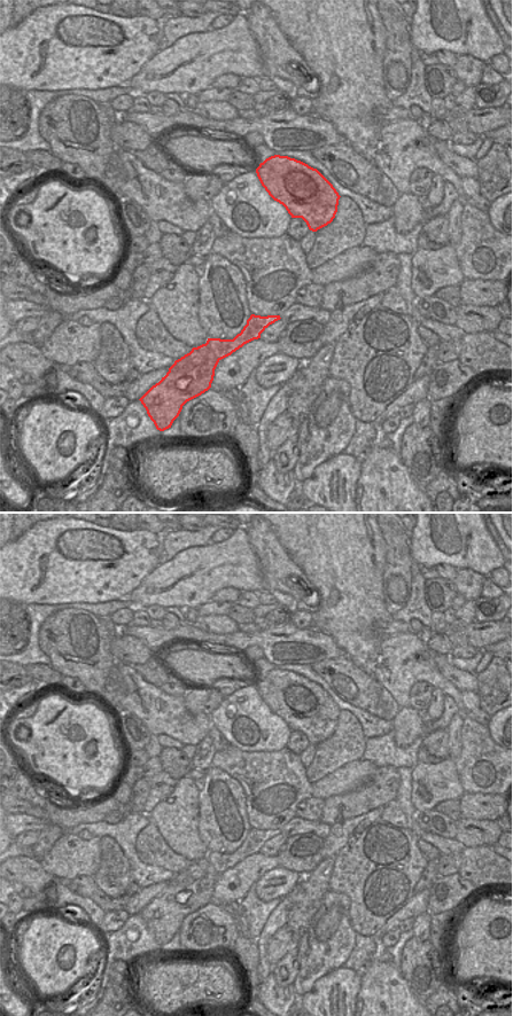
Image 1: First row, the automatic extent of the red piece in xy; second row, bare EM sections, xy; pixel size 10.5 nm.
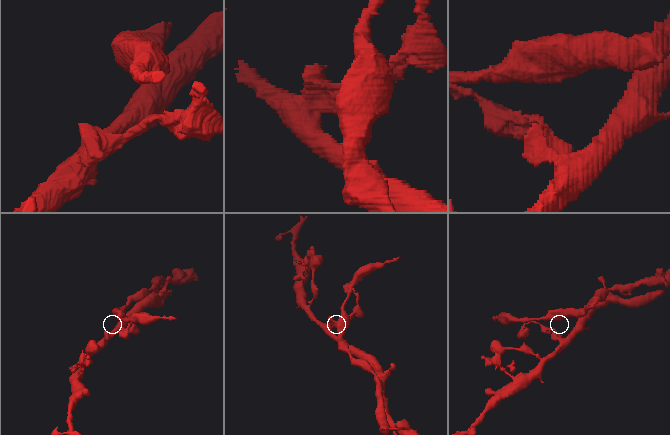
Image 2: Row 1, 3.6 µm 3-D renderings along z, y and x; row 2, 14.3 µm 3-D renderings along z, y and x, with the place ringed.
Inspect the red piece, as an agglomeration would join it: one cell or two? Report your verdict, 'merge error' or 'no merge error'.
merge error

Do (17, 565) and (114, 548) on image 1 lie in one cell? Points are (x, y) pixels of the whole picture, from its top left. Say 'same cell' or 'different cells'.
same cell

